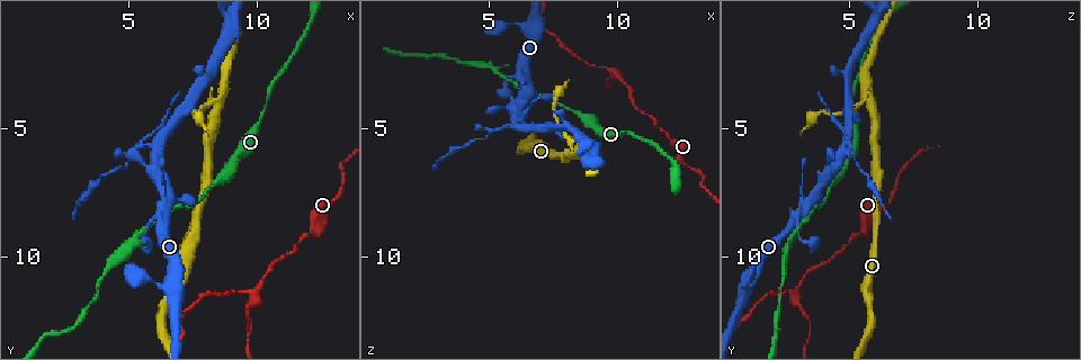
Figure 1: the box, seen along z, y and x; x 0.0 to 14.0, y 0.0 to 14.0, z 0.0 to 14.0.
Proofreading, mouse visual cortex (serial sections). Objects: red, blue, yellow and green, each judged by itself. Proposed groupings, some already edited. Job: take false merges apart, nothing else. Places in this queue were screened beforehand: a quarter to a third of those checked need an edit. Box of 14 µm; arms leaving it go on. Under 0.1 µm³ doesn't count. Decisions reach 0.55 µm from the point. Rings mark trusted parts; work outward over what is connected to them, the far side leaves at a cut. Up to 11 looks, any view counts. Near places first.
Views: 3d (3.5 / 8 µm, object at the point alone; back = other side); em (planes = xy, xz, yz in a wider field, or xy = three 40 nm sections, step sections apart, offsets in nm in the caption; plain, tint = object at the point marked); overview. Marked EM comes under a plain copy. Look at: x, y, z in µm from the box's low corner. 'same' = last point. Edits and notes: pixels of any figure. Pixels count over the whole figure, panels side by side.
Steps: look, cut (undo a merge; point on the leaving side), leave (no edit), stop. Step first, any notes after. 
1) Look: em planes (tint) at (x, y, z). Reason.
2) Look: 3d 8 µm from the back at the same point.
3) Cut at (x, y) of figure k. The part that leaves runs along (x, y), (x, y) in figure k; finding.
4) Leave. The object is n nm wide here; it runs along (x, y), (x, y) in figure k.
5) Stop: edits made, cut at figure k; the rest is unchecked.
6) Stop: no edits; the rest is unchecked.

Look: 3d 8 µm at (6.4, 8.5, 3.0). A fork.

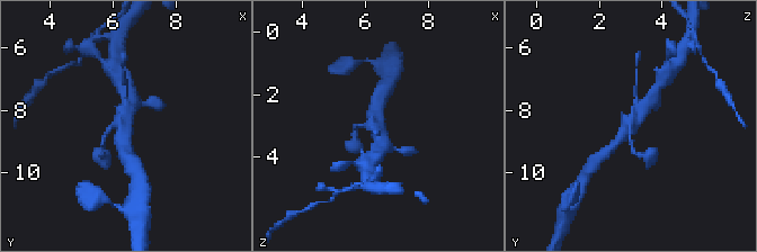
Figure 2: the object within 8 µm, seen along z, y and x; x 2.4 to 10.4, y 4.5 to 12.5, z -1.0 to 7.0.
Look: 3d 3.5 µm at (6.4, 8.5, 3.0).

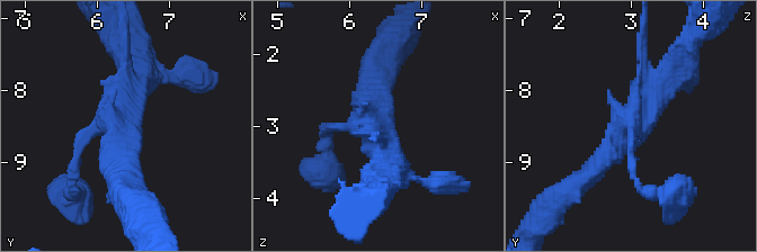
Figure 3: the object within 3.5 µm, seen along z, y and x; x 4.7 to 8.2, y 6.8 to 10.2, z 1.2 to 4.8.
Look: em xy step 3 (tint) at (6.35, 8.55, 3.00).

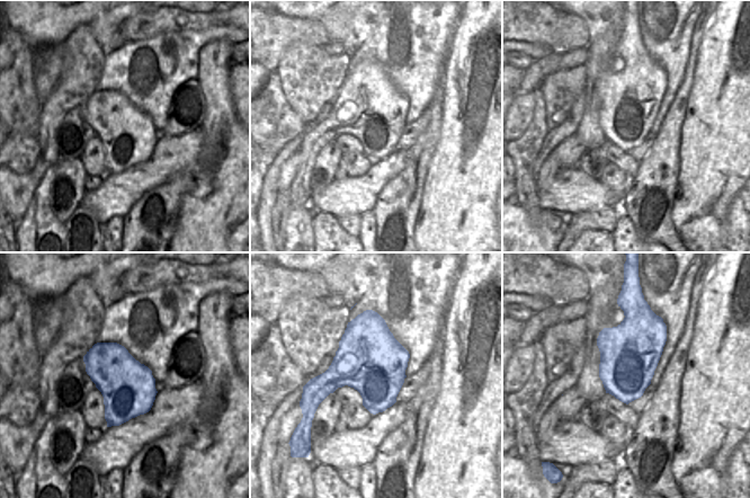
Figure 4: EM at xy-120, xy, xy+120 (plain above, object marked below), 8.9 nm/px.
Leave. 3 arms meet here; it runs along (580, 182), (638, 120), (678, 64) in figure 3; continuous, no second cell.

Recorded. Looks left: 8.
Look: 3d 3.5 µm from the back at (8.6, 4.0, 5.9). Side arm on a straight run.

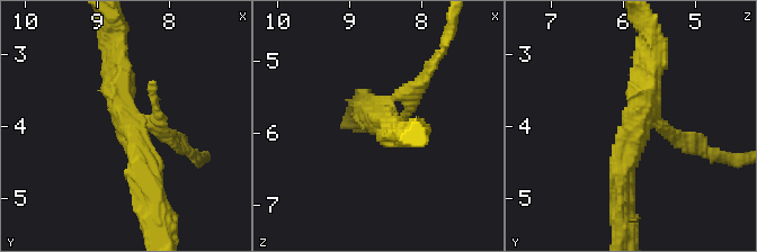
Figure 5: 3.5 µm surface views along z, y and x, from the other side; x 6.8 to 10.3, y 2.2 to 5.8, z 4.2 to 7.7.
Look: em xy step 5 (tint) at (8.60, 3.95, 5.80). Now the EM.

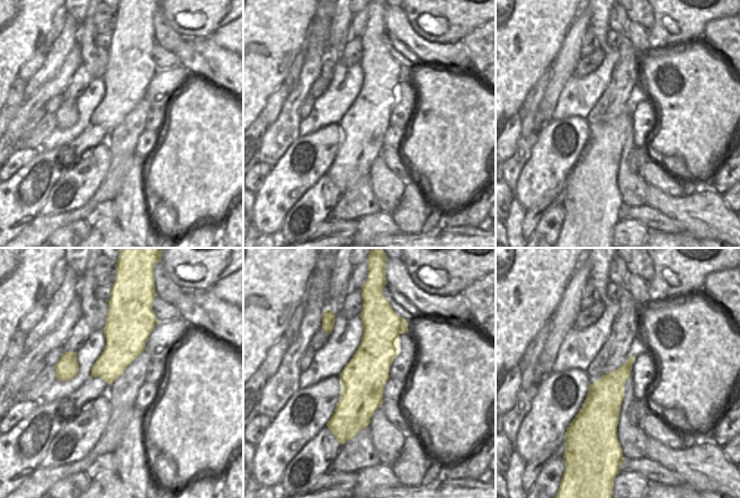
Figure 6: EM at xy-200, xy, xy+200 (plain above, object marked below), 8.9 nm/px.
Cut at (172, 141) of figure 5. The object is 400 nm wide here; the part that leaves runs along (149, 126), (177, 140), (197, 158) in figure 5; a second cell is stuck on.

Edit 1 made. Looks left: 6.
Look: overview.

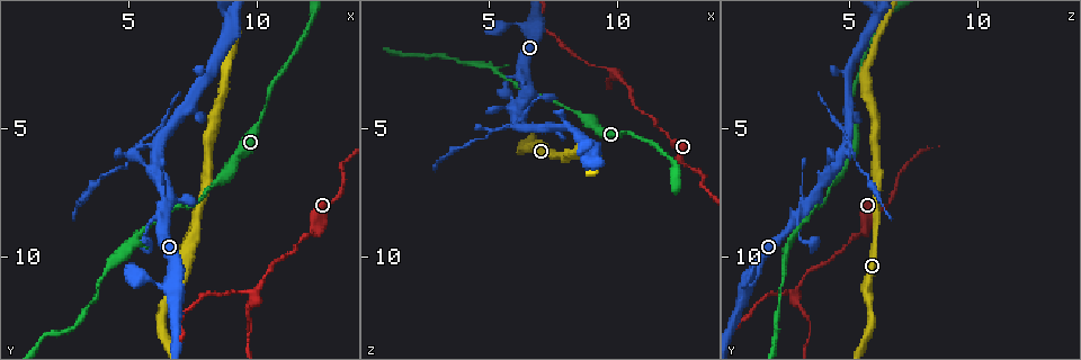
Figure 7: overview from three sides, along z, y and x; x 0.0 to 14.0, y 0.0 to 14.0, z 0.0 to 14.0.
Look: 3d 3.5 µm from the back at (6.1, 5.6, 4.9). Thin arm on a thick one.

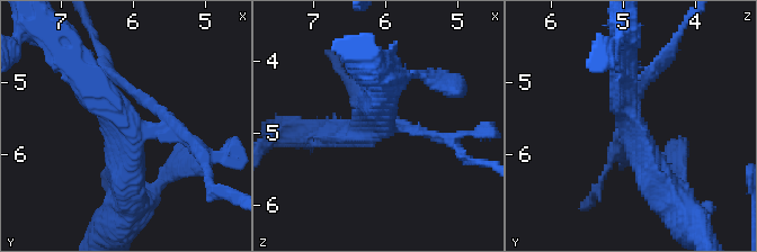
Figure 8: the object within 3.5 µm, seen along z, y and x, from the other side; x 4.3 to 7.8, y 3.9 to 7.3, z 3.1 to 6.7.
Look: em xy step 1 (tint) at (6.05, 5.65, 4.90).

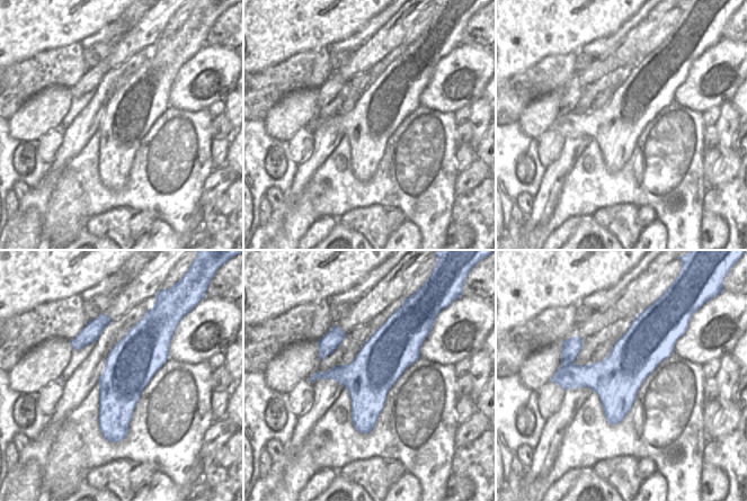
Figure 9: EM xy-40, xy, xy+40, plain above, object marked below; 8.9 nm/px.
Cut at (454, 141) of figure 8. The part that leaves runs along (425, 132), (450, 140), (466, 160), (488, 163) in figure 8; a second cell is stuck on.

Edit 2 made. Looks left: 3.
Stop: edits made, cut at figure 5, cut at figure 8; the rest is unchecked.

